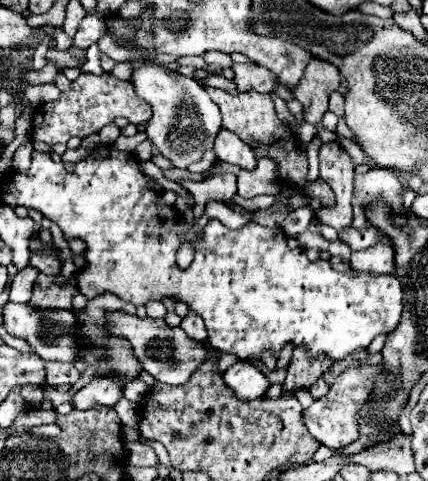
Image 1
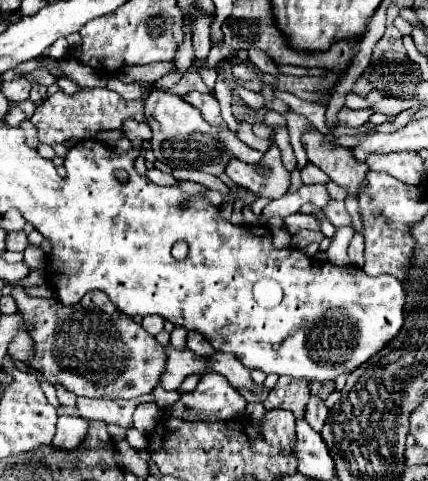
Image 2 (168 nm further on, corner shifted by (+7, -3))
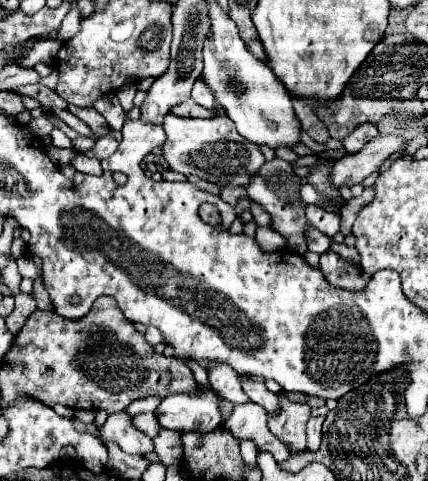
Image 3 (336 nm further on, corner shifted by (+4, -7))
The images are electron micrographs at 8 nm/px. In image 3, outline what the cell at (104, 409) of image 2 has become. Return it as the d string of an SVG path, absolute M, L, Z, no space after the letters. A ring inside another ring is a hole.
M126 412L110 414L106 418L106 422L98 428L98 436L104 442L110 442L110 440L118 442L118 446L128 454L146 456L146 454L154 452L152 440L132 426L132 418Z

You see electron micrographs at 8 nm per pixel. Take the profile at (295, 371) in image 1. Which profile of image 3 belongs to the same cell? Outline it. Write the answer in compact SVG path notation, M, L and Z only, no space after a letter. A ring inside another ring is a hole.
M282 394L278 398L282 410L278 416L272 416L268 420L268 428L278 440L292 448L292 454L298 454L306 450L306 422L310 418L310 406L290 402Z

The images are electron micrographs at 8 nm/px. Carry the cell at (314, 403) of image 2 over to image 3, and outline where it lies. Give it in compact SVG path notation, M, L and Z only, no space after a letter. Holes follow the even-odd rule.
M310 418L308 428L306 428L306 450L316 452L320 448L320 438L322 438L322 418Z

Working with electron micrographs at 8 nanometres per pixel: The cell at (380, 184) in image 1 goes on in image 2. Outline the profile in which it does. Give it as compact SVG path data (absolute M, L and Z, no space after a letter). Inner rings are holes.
M341 226L341 228L337 228L337 234L335 234L335 238L331 240L331 246L329 246L329 250L327 250L329 262L339 264L339 266L347 266L347 264L349 264L347 246L349 246L353 234L355 234L355 230L353 230L351 226Z

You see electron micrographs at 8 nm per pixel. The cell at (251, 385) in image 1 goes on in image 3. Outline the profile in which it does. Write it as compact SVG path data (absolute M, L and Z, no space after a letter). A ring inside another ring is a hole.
M198 390L196 394L172 394L160 400L154 410L160 428L178 432L212 432L220 426L218 398L212 390Z

